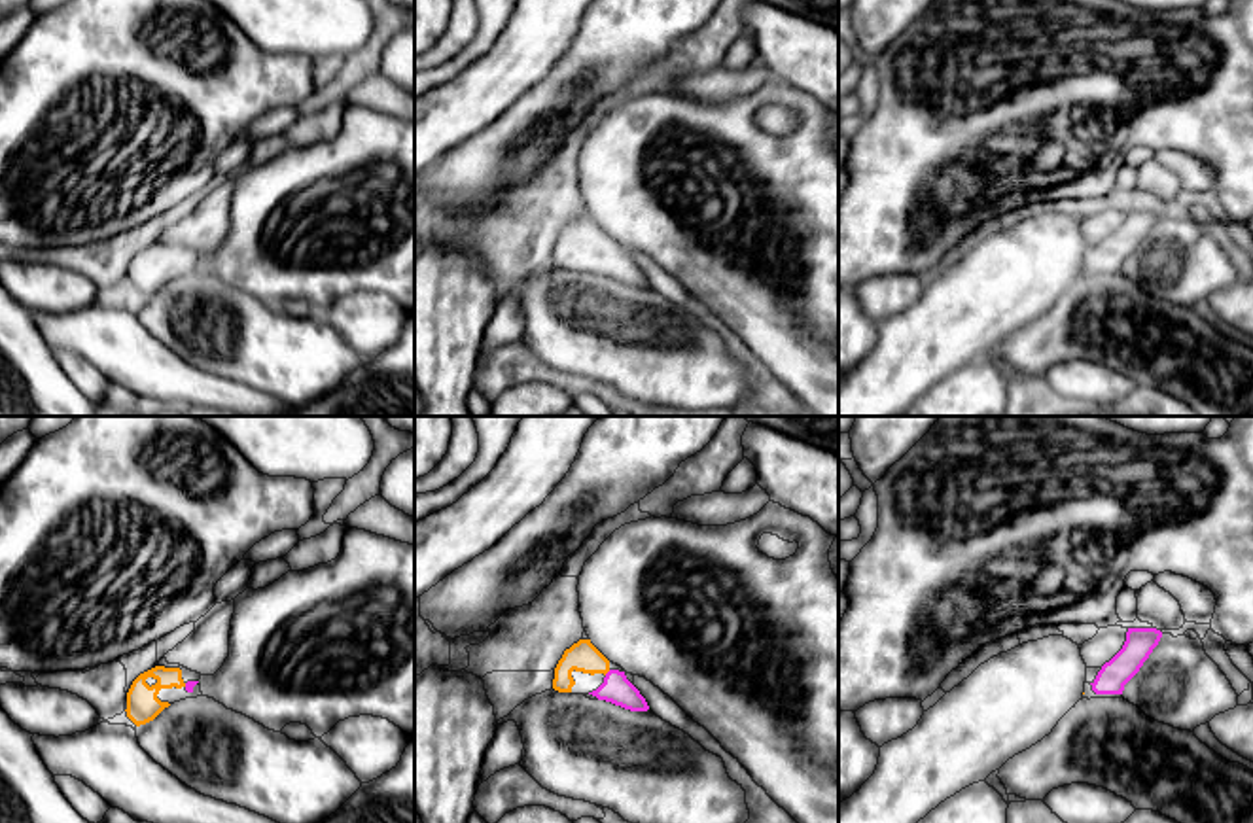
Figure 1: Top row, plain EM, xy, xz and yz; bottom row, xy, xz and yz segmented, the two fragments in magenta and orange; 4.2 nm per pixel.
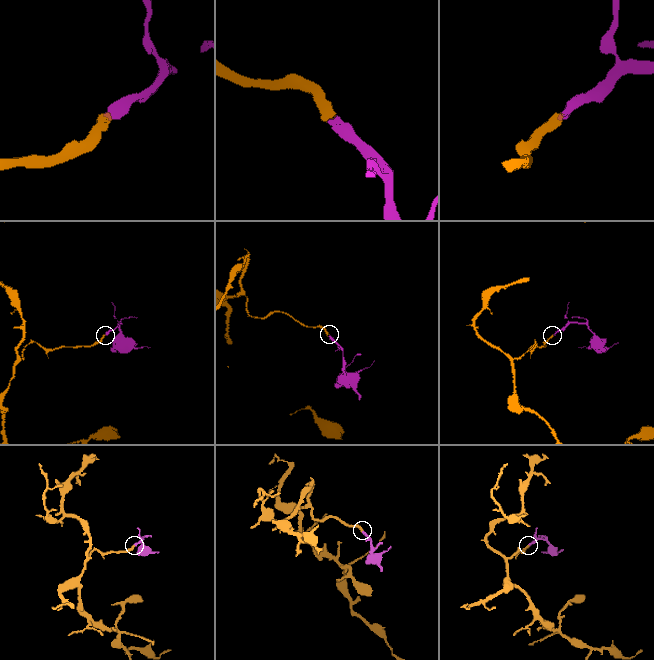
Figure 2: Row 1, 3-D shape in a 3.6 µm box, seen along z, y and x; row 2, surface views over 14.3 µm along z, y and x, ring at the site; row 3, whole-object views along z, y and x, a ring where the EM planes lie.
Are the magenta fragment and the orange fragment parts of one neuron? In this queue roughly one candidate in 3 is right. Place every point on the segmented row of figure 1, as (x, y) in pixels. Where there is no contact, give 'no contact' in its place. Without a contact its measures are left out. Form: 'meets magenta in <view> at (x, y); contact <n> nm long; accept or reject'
meets magenta in xz at (608, 672); contact 40 nm long; accept

